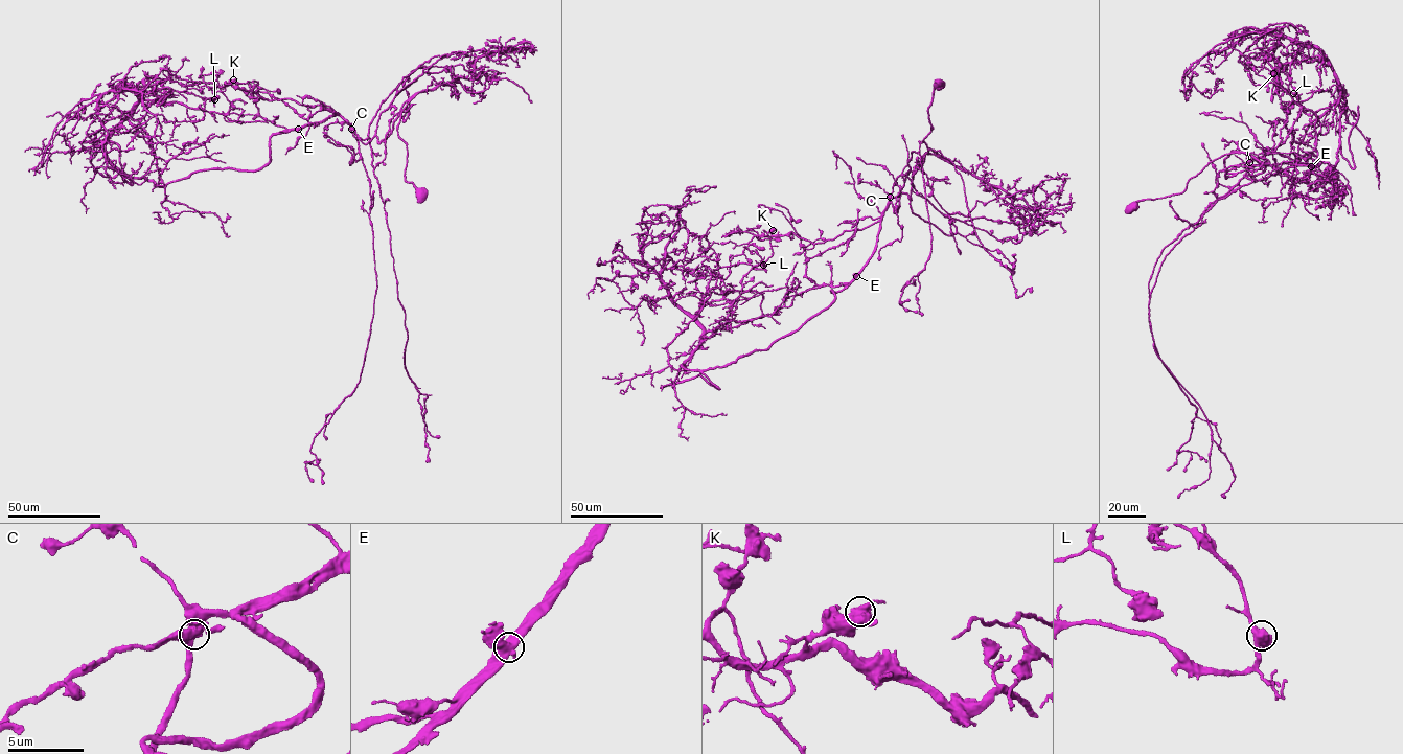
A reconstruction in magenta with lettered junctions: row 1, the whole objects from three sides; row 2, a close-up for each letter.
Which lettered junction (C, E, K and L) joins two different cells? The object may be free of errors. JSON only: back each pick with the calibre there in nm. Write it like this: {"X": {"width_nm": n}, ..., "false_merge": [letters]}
{"C": {"width_nm": 600}, "false_merge": ["C"]}

